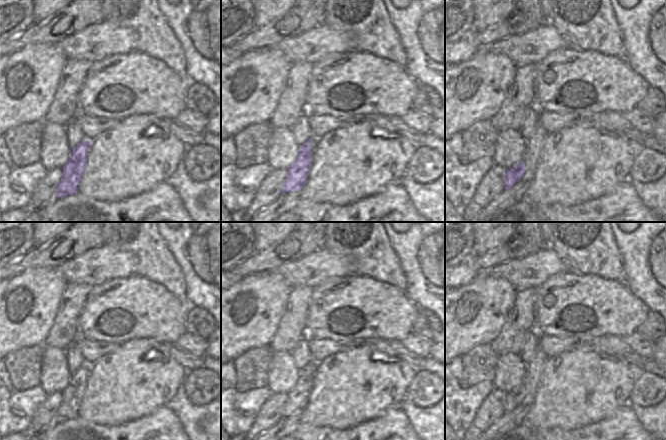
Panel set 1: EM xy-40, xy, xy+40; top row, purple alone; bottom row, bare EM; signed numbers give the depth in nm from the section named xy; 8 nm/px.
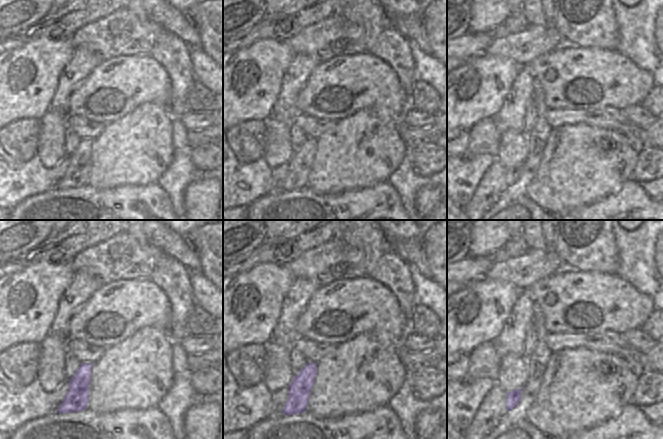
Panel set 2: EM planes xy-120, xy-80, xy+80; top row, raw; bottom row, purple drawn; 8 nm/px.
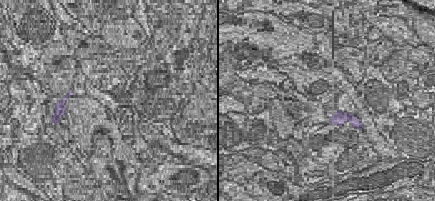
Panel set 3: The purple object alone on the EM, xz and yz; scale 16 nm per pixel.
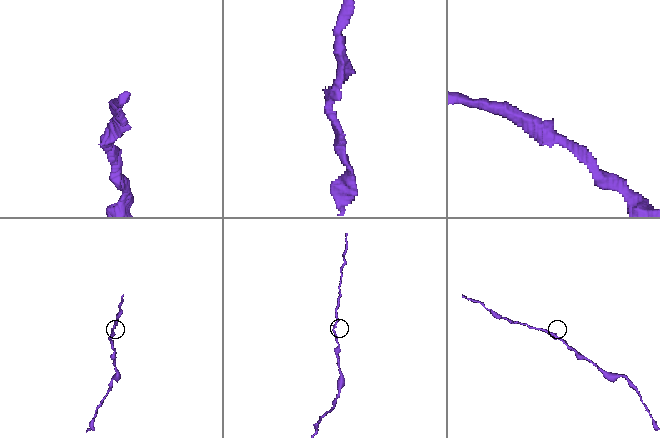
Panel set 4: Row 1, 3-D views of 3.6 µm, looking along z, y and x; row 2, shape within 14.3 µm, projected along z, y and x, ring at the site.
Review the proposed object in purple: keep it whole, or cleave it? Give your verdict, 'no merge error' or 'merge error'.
no merge error

